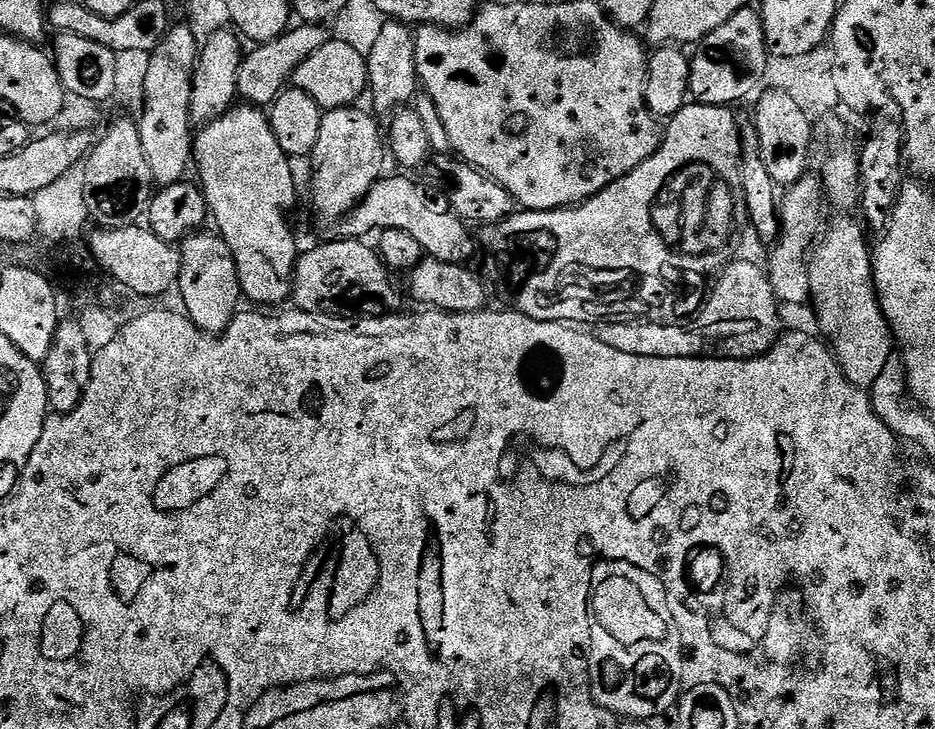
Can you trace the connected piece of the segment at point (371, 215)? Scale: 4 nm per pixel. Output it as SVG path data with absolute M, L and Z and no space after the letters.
M411 175L388 176L376 181L374 187L361 198L360 203L343 217L343 235L348 238L364 238L367 232L379 233L386 228L403 230L418 241L424 256L432 256L442 262L464 264L472 256L472 236L468 233L469 225L461 220L455 212L439 212L428 205L420 188L411 180Z

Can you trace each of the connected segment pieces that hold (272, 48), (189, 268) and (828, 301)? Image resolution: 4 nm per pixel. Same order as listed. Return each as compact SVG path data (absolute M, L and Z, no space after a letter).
M301 23L299 27L289 27L288 31L283 32L278 38L253 47L251 49L253 52L249 51L245 55L238 70L238 96L241 101L252 106L271 105L272 101L289 87L298 66L302 66L302 62L306 62L306 58L310 58L314 50L326 46L334 36L331 27L323 24Z
M200 230L179 241L178 293L180 292L181 298L184 299L183 311L188 319L194 322L194 326L203 332L216 334L227 328L232 317L236 315L241 307L242 293L236 263L230 254L230 246L226 246L226 242L219 234L209 232Z
M840 216L825 227L808 262L810 300L821 335L827 340L844 377L865 390L871 389L894 352L892 331L876 295L871 255L861 226L848 216Z

